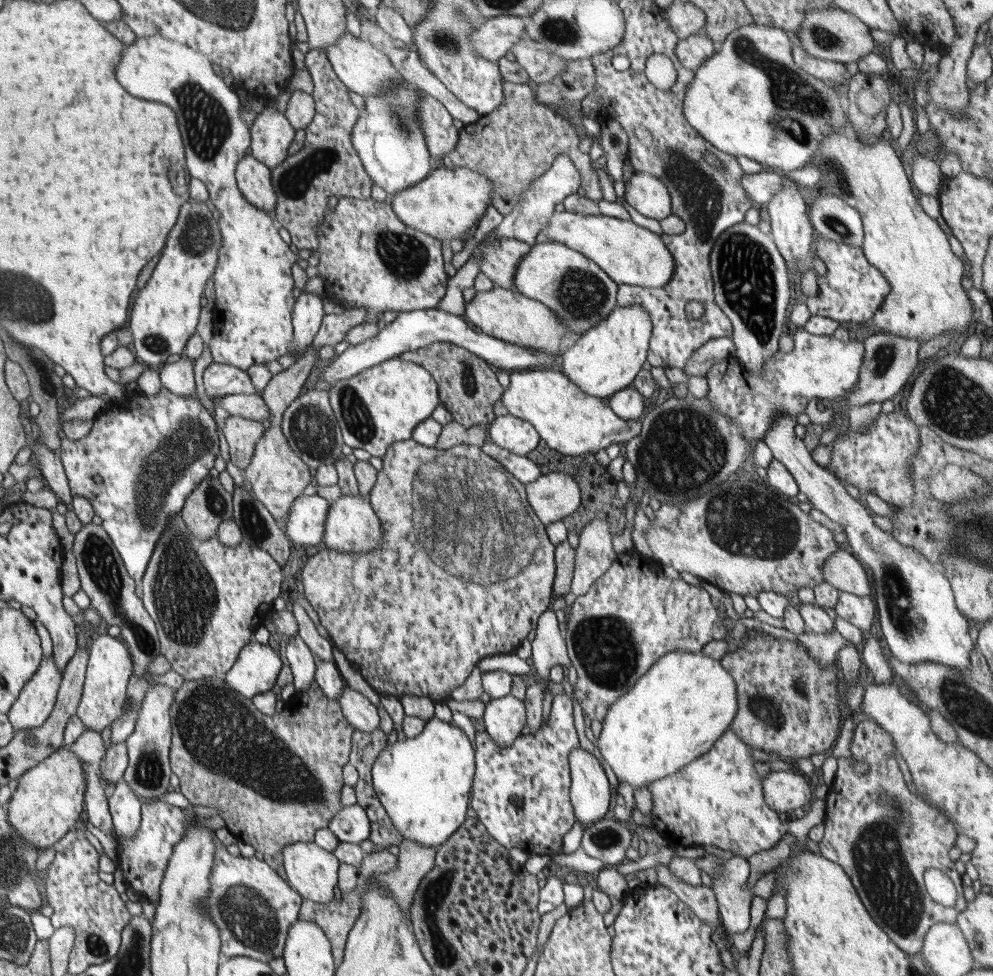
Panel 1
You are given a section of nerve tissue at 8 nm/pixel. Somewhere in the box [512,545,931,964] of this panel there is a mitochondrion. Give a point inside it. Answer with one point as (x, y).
(889, 886)

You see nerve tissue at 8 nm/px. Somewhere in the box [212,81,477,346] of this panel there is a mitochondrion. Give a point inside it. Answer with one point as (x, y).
(295, 182)

